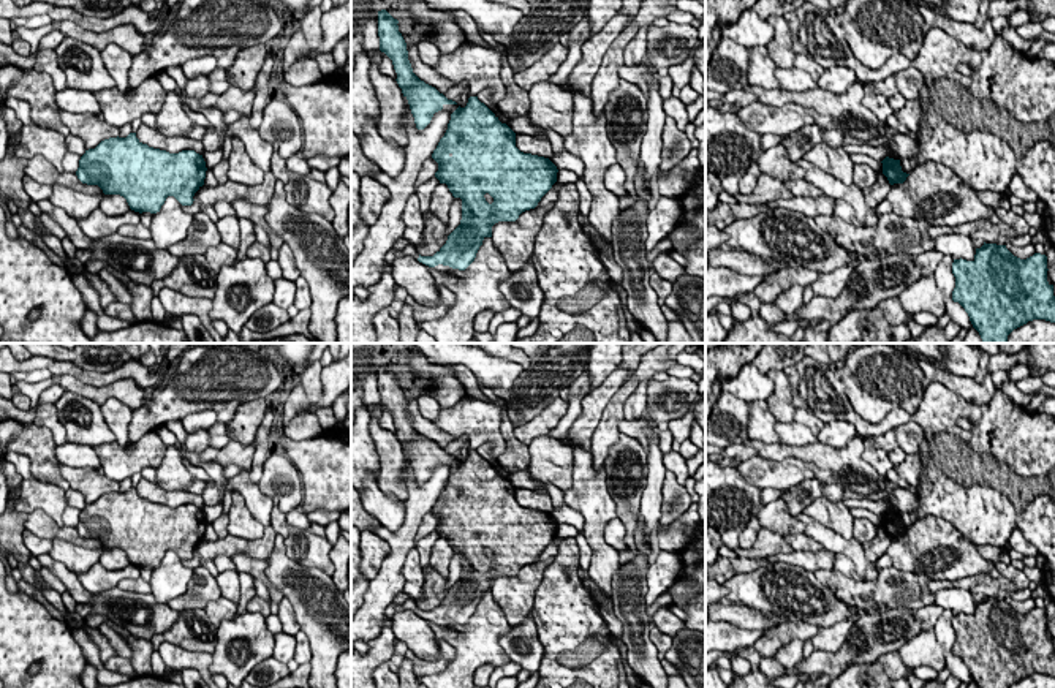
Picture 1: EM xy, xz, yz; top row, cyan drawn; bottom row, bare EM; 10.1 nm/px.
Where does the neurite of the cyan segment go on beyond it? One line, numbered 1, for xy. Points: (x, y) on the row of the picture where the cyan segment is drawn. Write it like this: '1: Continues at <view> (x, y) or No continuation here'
1: No continuation here

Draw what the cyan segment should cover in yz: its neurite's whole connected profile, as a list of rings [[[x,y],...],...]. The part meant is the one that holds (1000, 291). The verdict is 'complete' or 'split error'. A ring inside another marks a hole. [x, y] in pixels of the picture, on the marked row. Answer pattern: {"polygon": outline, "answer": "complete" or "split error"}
{"polygon": [[[984,242],[981,248],[976,248],[973,261],[954,259],[955,288],[952,301],[965,308],[982,343],[1008,343],[1008,335],[1028,321],[1055,323],[1053,285],[1047,282],[1047,270],[1046,255],[1034,253],[1020,259],[1006,245]]], "answer": "complete"}

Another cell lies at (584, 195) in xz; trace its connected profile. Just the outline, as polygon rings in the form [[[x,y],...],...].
[[[582,179],[576,182],[576,188],[579,193],[579,214],[588,217],[592,209],[592,195]]]

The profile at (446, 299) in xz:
[[[440,288],[440,302],[437,307],[419,305],[416,301],[408,299],[408,304],[414,308],[413,316],[416,321],[438,319],[446,315],[446,312],[454,305],[456,296],[448,288]]]

